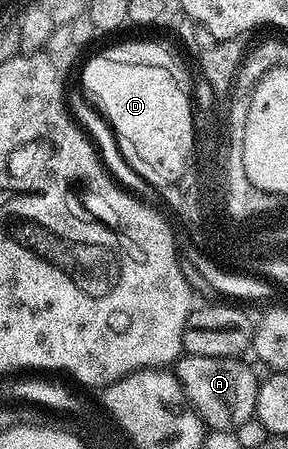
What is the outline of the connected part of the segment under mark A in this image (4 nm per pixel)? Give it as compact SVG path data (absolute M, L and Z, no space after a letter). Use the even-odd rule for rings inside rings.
M183 354L178 362L173 364L172 370L182 383L186 400L200 416L203 424L212 431L235 431L244 421L255 418L254 406L258 396L259 376L254 376L254 371L248 364L242 363L241 358L235 357L200 357L199 355Z

